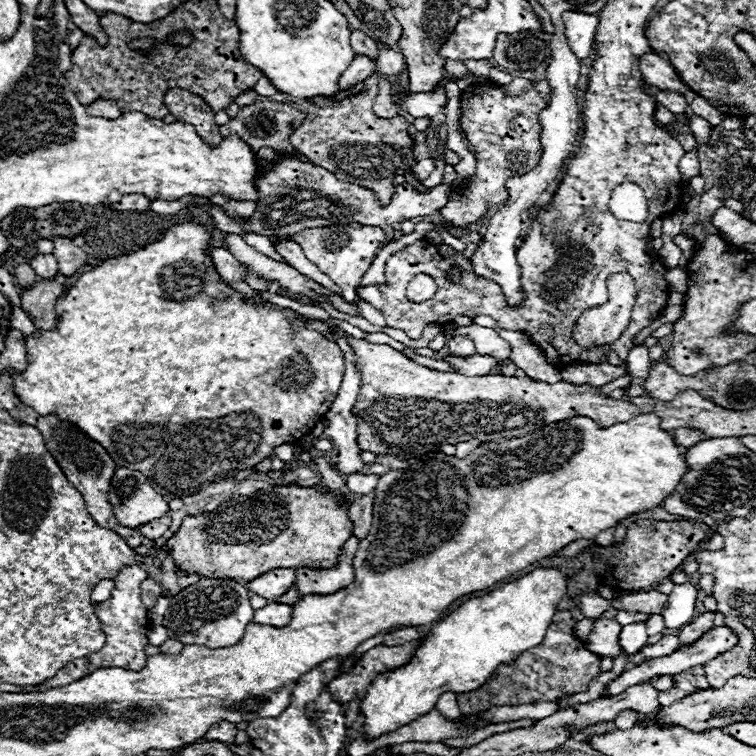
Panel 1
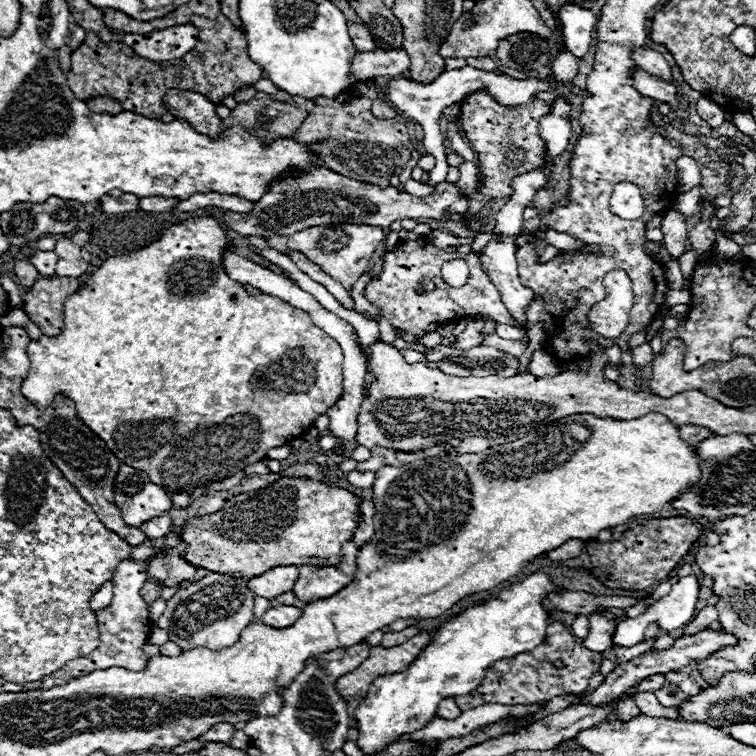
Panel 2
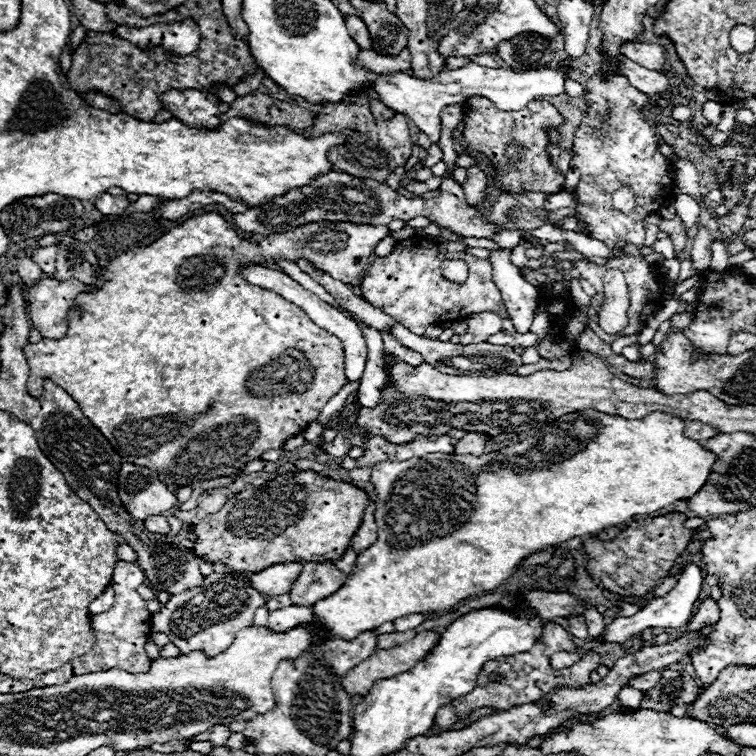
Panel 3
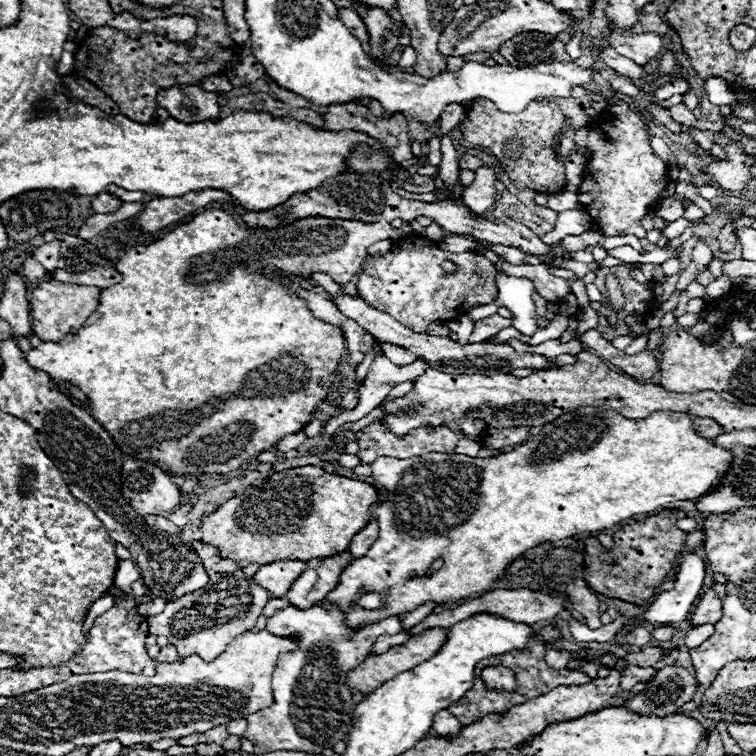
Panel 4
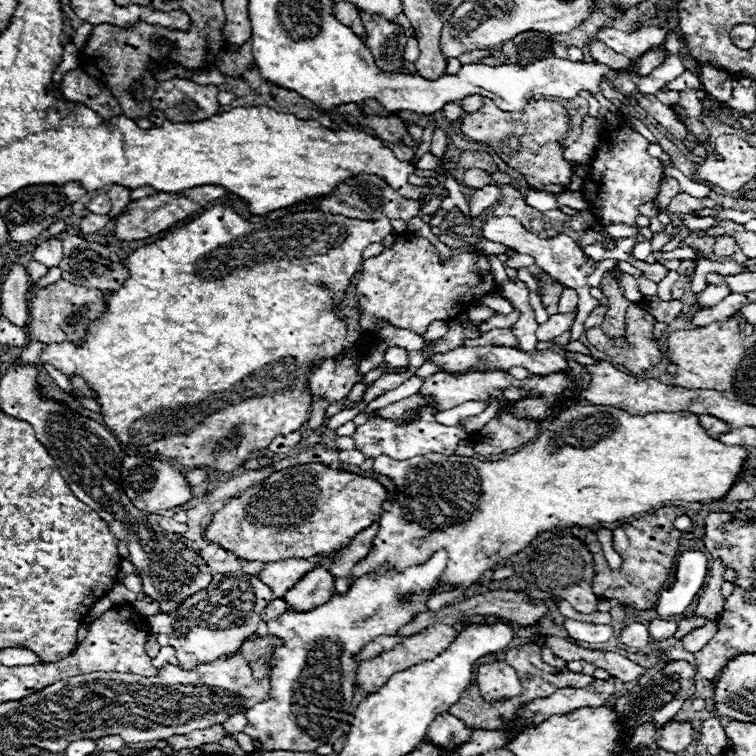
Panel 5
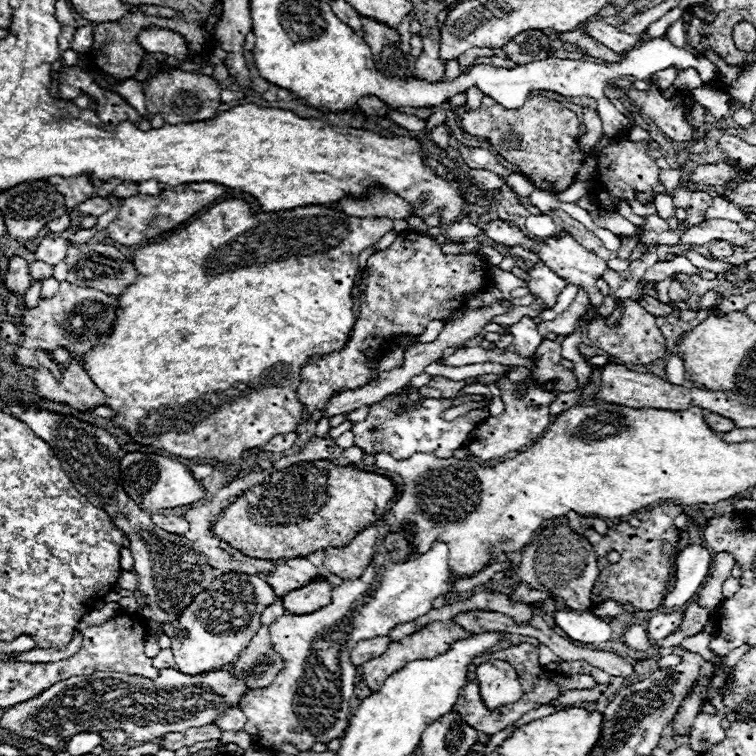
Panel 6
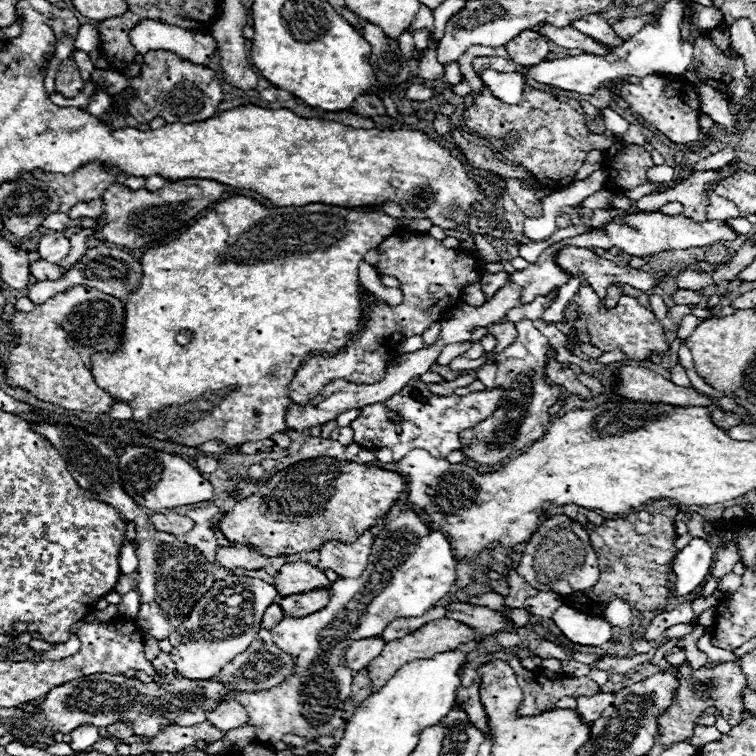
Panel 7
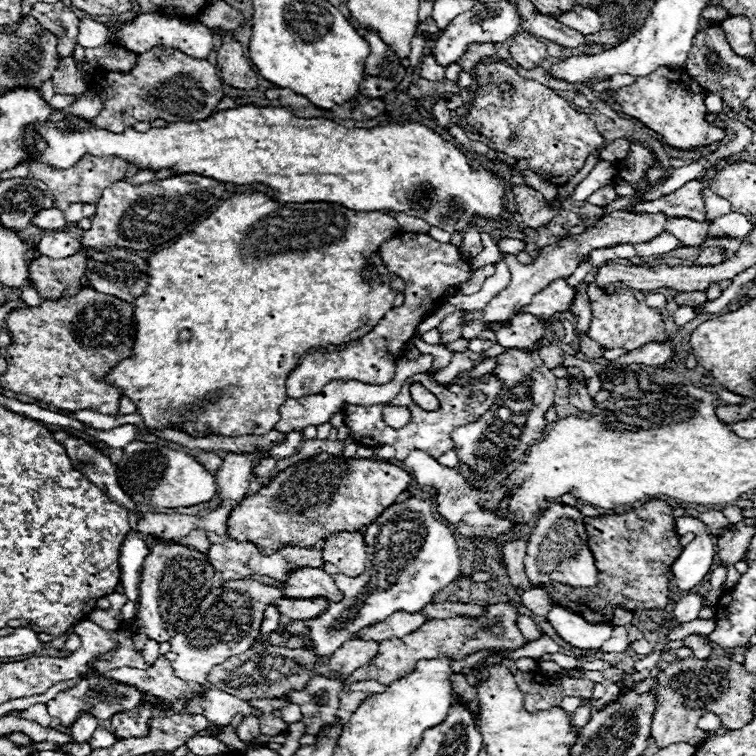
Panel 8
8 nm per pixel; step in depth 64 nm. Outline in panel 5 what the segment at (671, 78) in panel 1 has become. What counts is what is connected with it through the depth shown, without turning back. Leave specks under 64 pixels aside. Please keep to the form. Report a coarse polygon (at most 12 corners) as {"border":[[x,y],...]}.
{"border":[[600,28],[596,38],[630,60],[660,46],[666,28]]}

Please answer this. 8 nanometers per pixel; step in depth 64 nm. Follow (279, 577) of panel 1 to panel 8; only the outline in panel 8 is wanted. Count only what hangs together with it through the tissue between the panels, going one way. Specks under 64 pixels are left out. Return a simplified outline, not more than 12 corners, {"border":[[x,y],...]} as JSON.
{"border":[[300,568],[282,584],[288,598],[326,598],[342,592],[322,568]]}

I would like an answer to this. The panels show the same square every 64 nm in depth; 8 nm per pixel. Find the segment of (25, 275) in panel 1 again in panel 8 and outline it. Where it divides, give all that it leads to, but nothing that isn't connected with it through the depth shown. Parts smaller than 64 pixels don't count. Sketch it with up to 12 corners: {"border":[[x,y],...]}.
{"border":[[40,256],[30,264],[28,286],[42,300],[74,296],[88,256],[60,262]]}

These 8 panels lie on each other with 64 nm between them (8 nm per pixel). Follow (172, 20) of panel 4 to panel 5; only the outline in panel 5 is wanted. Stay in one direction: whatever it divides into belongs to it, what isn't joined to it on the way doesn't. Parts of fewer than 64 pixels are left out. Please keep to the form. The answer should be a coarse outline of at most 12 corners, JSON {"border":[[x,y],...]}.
{"border":[[158,12],[158,22],[172,28],[188,28],[188,14]]}

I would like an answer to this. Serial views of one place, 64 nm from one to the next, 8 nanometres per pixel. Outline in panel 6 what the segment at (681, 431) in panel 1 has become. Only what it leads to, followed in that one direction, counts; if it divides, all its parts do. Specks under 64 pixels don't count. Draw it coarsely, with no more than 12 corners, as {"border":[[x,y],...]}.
{"border":[[706,412],[704,420],[714,432],[728,432],[736,424],[724,416]]}

